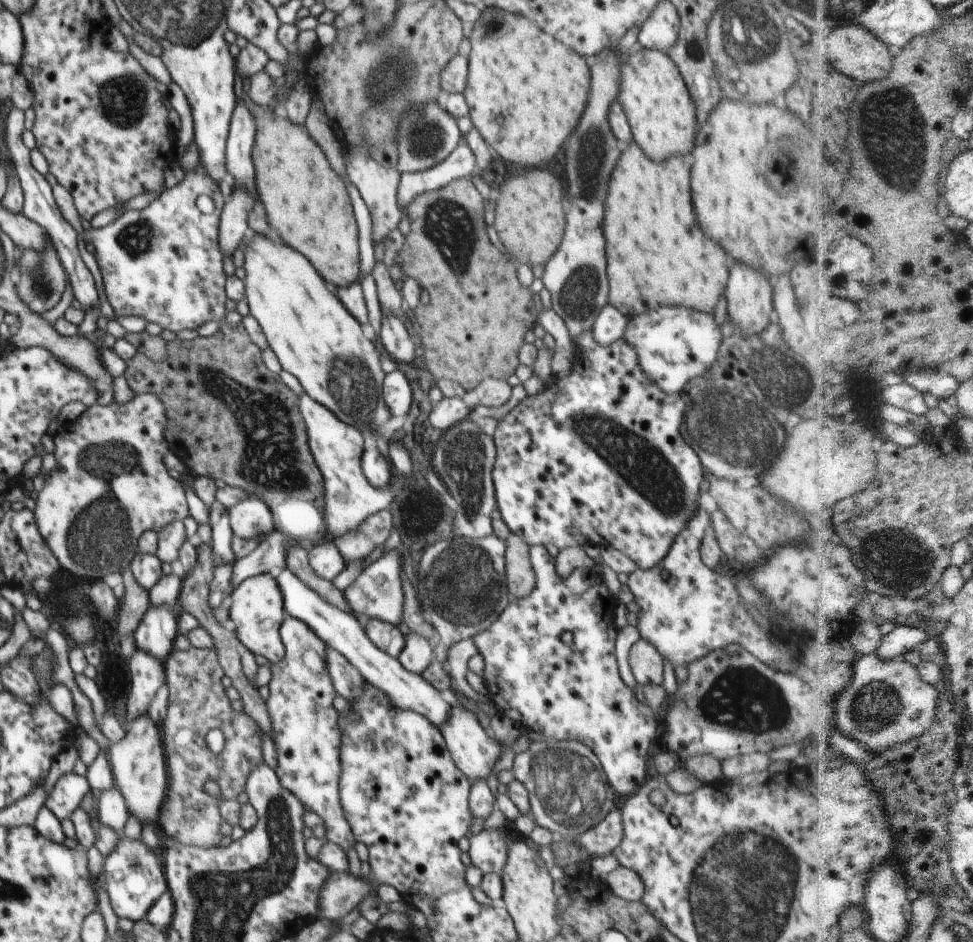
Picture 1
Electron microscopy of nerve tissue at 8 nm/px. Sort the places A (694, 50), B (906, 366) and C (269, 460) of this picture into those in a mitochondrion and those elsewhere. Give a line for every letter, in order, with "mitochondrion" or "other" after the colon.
A: mitochondrion
B: other
C: mitochondrion

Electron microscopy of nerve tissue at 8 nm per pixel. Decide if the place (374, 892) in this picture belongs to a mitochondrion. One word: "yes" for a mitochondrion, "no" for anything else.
no

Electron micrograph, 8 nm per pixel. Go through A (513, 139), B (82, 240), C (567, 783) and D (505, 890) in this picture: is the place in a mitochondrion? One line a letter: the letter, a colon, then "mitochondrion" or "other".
A: other
B: other
C: mitochondrion
D: other

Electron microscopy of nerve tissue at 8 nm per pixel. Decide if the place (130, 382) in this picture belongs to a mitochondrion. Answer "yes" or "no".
no

